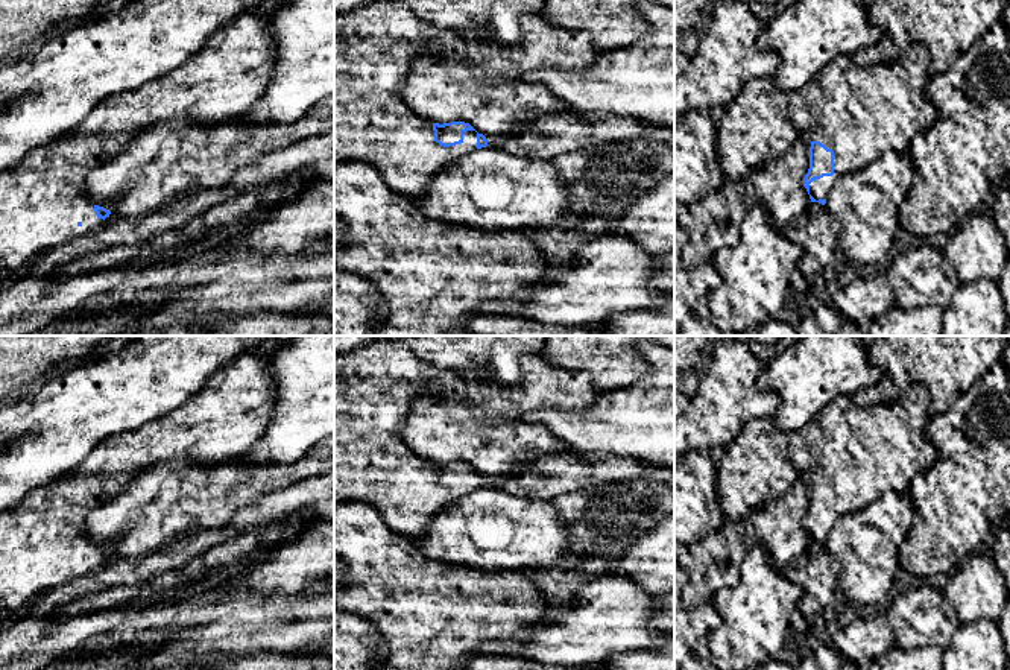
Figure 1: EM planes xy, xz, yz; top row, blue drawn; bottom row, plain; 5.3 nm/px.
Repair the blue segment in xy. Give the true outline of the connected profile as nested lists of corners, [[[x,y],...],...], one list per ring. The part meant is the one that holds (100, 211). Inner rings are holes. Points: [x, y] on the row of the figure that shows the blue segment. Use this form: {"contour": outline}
{"contour": [[[245,12],[216,30],[193,58],[141,87],[102,100],[70,134],[49,146],[29,152],[18,166],[0,173],[0,273],[24,272],[43,254],[58,251],[65,242],[97,232],[111,211],[94,205],[87,196],[88,173],[118,155],[137,132],[156,122],[185,115],[199,122],[243,117],[264,93],[275,70],[275,44],[264,33],[263,12]]]}

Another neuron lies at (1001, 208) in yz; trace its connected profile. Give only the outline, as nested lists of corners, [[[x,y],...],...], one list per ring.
[[[999,185],[995,190],[993,219],[1005,239],[1005,246],[1010,257],[1010,190],[1004,185]]]

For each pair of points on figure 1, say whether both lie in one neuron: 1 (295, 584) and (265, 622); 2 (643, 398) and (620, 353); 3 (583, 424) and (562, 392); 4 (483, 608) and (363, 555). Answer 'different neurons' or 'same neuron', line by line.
1: different neurons
2: different neurons
3: different neurons
4: same neuron

